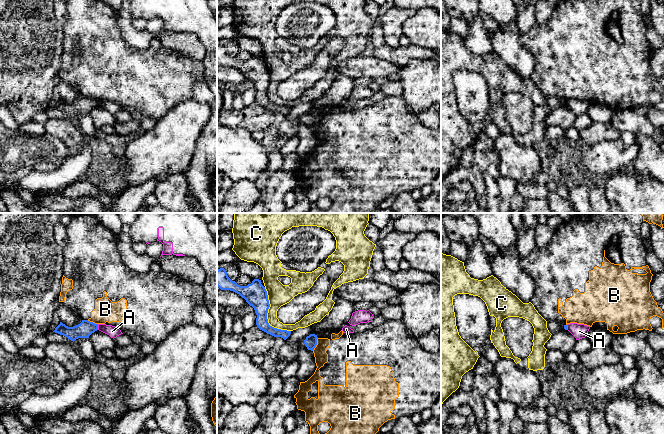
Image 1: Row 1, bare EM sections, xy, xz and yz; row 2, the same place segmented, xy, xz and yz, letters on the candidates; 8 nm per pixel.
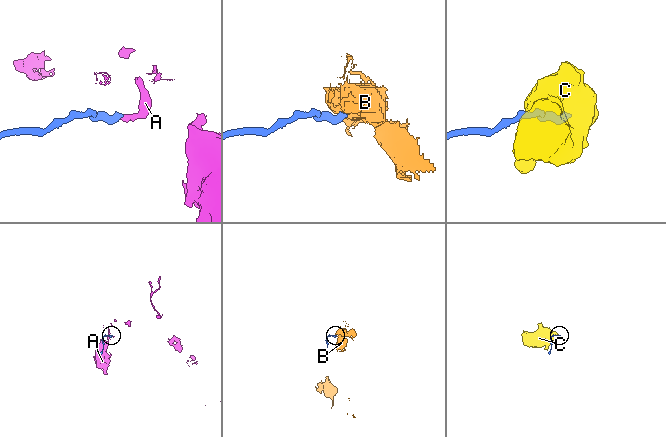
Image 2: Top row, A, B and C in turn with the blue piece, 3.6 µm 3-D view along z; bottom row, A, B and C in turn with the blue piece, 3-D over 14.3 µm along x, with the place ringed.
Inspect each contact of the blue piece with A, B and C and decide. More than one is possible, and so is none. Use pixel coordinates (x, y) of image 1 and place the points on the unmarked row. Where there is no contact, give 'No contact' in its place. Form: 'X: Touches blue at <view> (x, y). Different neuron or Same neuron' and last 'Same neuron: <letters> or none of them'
A: Touches blue at xy (97, 103). Different neuron
B: Touches blue at xz (316, 120). Different neuron
C: Touches blue at xz (266, 92). Different neuron
Same neuron: none of them

